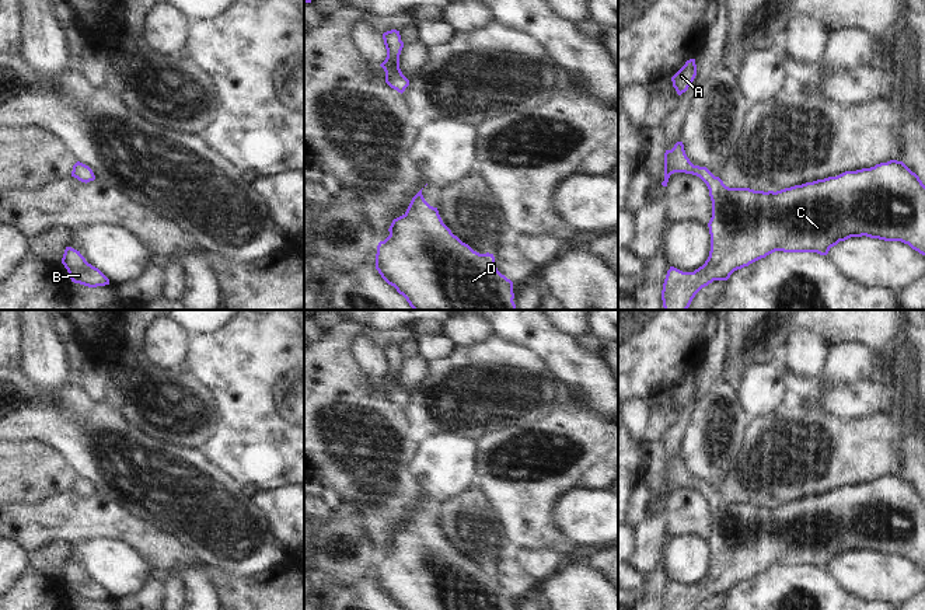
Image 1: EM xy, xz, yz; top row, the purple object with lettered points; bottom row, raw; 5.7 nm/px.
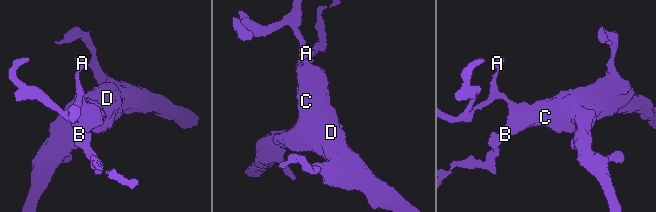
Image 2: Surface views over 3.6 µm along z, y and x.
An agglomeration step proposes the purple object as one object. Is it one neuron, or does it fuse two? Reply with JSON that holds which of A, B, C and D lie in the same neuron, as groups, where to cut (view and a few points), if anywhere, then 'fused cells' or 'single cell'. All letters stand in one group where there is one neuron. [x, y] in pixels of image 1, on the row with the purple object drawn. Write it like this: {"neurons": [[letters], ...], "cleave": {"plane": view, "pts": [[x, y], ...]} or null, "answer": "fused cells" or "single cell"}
{"neurons": [["A", "B", "C", "D"]], "cleave": null, "answer": "single cell"}

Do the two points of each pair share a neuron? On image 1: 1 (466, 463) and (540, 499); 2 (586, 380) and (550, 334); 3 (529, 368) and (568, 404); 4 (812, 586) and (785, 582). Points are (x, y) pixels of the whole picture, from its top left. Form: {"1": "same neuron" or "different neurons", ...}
{"1": "different neurons", "2": "same neuron", "3": "different neurons", "4": "same neuron"}

